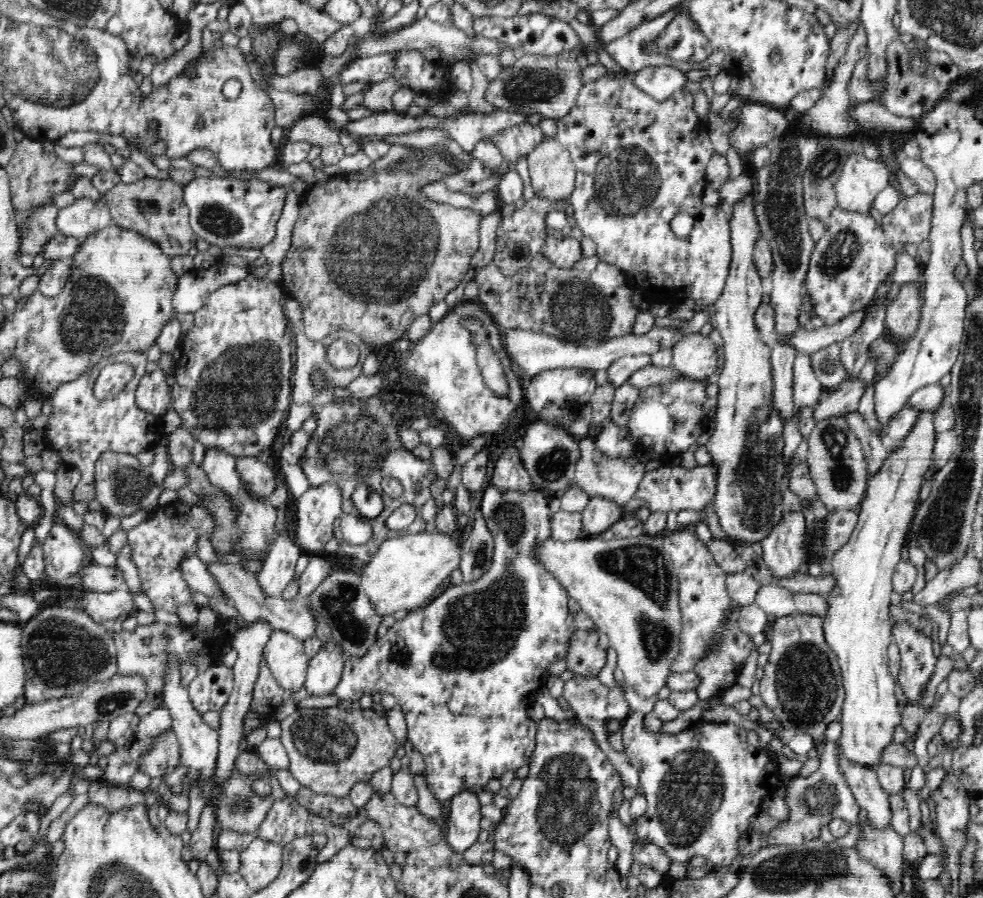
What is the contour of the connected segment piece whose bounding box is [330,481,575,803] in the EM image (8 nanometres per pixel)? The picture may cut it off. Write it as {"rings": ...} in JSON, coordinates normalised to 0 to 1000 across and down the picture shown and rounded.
{"rings":[[[497,537],[493,541],[491,553],[489,557],[488,570],[492,576],[498,594],[501,594],[502,624],[501,633],[493,639],[490,639],[486,646],[482,648],[470,648],[468,653],[458,651],[452,660],[448,661],[435,675],[417,680],[411,690],[403,692],[395,704],[383,714],[383,717],[374,724],[372,731],[368,733],[352,732],[346,759],[339,765],[336,774],[344,776],[347,781],[366,781],[371,773],[378,774],[378,771],[393,771],[404,778],[405,798],[413,806],[414,822],[421,829],[423,839],[426,841],[427,850],[423,855],[431,866],[436,881],[439,882],[442,889],[449,894],[456,889],[460,889],[468,881],[476,881],[478,875],[488,875],[488,873],[496,873],[501,866],[507,866],[513,860],[527,857],[529,853],[538,851],[539,842],[543,837],[545,829],[545,804],[537,798],[539,784],[544,780],[544,774],[549,764],[555,759],[558,751],[557,744],[563,737],[568,737],[575,731],[576,715],[582,708],[584,702],[583,685],[580,684],[578,677],[579,663],[563,643],[549,630],[549,627],[541,620],[542,608],[551,600],[561,599],[560,575],[561,568],[557,565],[558,552],[549,547],[547,542],[541,538],[536,545],[507,545],[503,537]]]}

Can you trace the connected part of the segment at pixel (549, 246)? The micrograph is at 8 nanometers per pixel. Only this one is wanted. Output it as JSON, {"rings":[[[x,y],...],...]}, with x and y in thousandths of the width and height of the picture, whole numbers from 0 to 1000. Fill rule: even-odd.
{"rings":[[[570,261],[556,263],[550,280],[568,300],[582,298],[594,285],[590,267]]]}

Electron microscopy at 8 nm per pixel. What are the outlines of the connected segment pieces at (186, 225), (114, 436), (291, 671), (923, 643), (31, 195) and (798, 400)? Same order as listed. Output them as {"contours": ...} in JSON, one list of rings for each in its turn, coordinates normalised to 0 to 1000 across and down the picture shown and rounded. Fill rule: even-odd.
{"contours":[[[[148,196],[144,200],[134,205],[122,202],[118,207],[109,210],[104,217],[111,229],[115,249],[140,258],[151,267],[157,268],[163,275],[163,278],[174,287],[195,282],[199,268],[203,266],[193,253],[193,234],[186,222],[186,206],[177,204],[173,199]]],[[[134,390],[120,394],[113,394],[104,399],[96,409],[92,409],[85,416],[71,425],[63,425],[53,441],[53,461],[51,470],[46,476],[46,490],[51,492],[66,517],[81,524],[81,537],[74,546],[75,557],[90,559],[98,555],[97,514],[110,503],[126,504],[134,508],[155,499],[166,484],[162,476],[157,474],[161,468],[153,458],[146,457],[137,444],[137,434],[142,422],[149,416],[151,403],[149,392]],[[120,401],[132,405],[136,411],[134,423],[126,430],[126,434],[116,443],[101,444],[95,438],[101,415],[106,408]]],[[[278,702],[274,715],[268,724],[268,735],[274,742],[279,755],[291,773],[299,773],[310,764],[312,742],[316,733],[311,728],[309,714],[287,702]]],[[[925,694],[913,696],[908,695],[907,709],[909,716],[915,720],[915,728],[917,731],[917,746],[915,751],[915,758],[917,765],[925,776],[924,784],[938,781],[942,772],[942,764],[946,759],[948,751],[950,751],[952,731],[948,726],[950,724],[949,714],[946,709],[931,702]]],[[[22,151],[20,156],[18,155],[12,177],[5,187],[9,198],[12,225],[15,228],[18,258],[24,245],[28,243],[33,231],[38,231],[45,225],[53,226],[53,218],[62,214],[70,214],[78,197],[74,183],[61,178],[56,169],[47,169],[41,158]]],[[[810,393],[807,405],[807,447],[809,454],[829,452],[839,440],[836,427],[828,415],[825,395]]]]}

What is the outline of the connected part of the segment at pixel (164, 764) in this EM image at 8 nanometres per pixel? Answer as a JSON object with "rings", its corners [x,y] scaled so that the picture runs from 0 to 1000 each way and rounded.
{"rings":[[[176,812],[165,814],[141,846],[141,859],[153,866],[173,863],[183,849],[183,827]]]}

